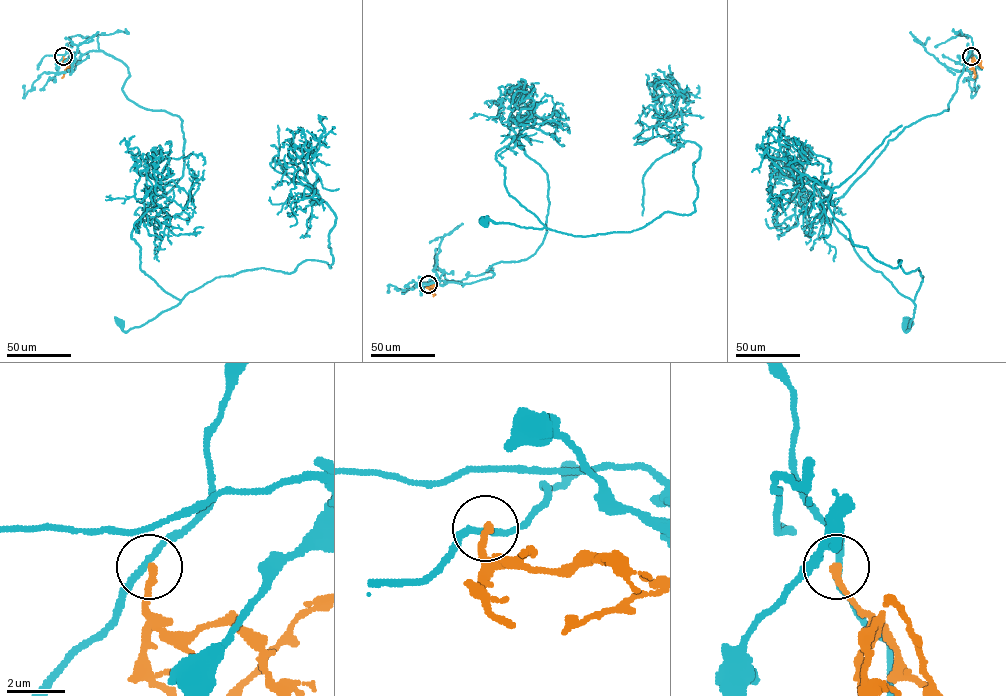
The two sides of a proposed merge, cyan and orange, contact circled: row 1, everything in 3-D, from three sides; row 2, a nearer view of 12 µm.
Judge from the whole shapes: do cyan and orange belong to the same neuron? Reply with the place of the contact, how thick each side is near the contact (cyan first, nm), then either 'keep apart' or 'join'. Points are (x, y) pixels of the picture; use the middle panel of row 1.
(428, 284) | 200/240 nm | keep apart

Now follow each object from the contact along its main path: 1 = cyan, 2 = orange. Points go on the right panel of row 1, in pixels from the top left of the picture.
1: (971, 56), (948, 109), (906, 126), (831, 203), (858, 256), (913, 302), (907, 321)
2: (971, 56), (974, 78)

